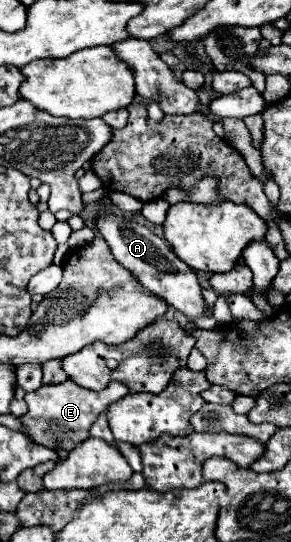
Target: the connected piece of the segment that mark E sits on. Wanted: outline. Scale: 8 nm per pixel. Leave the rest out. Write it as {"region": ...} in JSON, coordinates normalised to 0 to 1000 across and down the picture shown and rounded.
{"region":[[[220,703],[206,710],[144,710],[137,718],[89,725],[89,744],[96,744],[96,762],[69,769],[76,784],[89,788],[89,803],[103,803],[117,814],[137,821],[165,821],[172,828],[220,825],[220,828],[254,828],[268,817],[302,810],[302,795],[316,780],[337,773],[337,766],[392,740],[419,736],[440,725],[433,710],[385,707],[351,721],[309,721],[289,714],[268,714],[247,703]]]}

